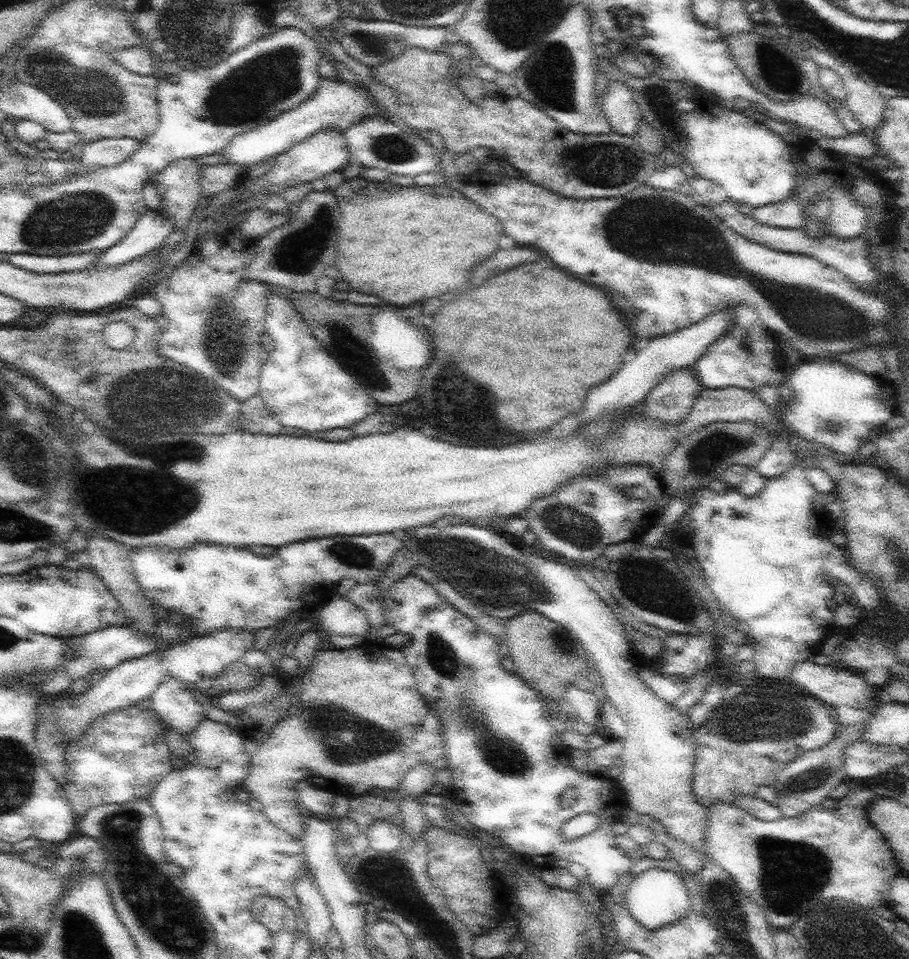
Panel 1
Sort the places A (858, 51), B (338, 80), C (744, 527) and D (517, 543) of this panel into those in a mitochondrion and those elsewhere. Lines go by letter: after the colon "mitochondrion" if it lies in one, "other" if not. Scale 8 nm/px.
A: mitochondrion
B: other
C: other
D: other

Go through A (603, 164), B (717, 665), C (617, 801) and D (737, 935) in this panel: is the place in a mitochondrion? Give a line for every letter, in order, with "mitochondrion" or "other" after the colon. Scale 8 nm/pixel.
A: mitochondrion
B: other
C: other
D: mitochondrion

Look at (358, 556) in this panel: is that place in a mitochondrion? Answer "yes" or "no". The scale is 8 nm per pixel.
yes

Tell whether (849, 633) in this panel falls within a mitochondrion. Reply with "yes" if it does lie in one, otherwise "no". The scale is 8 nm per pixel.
no

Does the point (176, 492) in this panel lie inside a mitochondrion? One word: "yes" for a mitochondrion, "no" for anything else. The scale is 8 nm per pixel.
yes

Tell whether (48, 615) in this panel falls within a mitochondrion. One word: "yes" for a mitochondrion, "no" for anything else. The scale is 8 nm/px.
no

